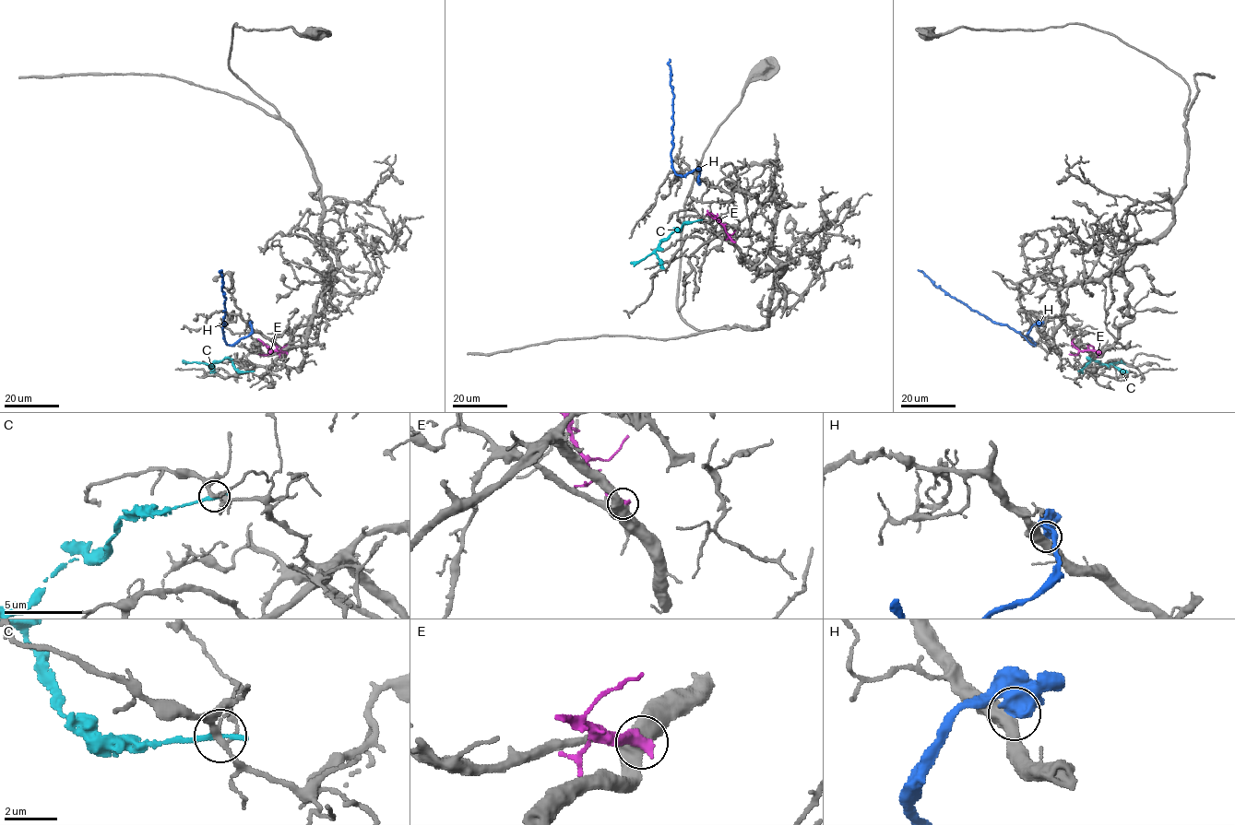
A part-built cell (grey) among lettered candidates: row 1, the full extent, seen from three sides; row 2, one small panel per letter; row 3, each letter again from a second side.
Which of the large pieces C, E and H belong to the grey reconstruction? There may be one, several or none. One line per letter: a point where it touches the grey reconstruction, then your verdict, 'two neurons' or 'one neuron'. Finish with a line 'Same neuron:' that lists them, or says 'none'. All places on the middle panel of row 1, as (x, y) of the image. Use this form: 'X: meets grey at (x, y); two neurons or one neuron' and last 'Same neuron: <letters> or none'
C: meets grey at (699, 219); two neurons
E: meets grey at (734, 242); two neurons
H: meets grey at (698, 180); two neurons
Same neuron: none

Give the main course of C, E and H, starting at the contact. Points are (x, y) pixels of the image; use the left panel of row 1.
C: (251, 371), (237, 371), (231, 360), (225, 359), (207, 364), (182, 360)
E: (286, 352), (271, 350), (257, 338)
H: (249, 325), (252, 331), (249, 335), (227, 344), (222, 333), (225, 314), (220, 270)

